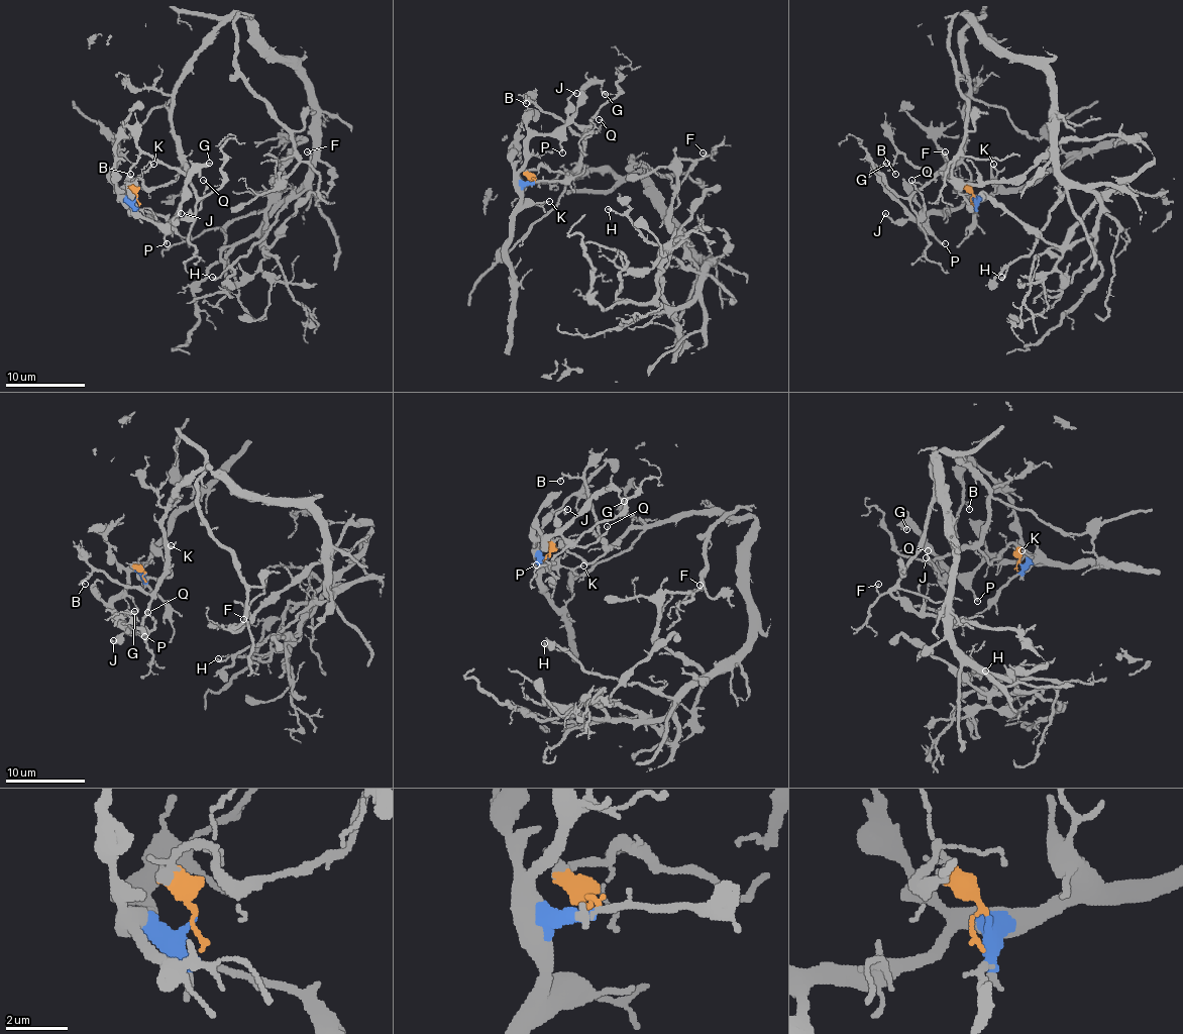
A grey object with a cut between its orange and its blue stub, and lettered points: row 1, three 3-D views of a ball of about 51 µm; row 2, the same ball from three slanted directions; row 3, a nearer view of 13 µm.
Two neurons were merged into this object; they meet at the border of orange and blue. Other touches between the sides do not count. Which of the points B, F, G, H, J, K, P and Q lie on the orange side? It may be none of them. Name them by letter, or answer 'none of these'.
B, F, H

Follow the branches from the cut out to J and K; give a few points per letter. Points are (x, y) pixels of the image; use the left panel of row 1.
J: (137, 196), (122, 200), (139, 218), (164, 224), (172, 222), (180, 212)
K: (137, 196), (132, 200), (126, 190), (153, 165)

